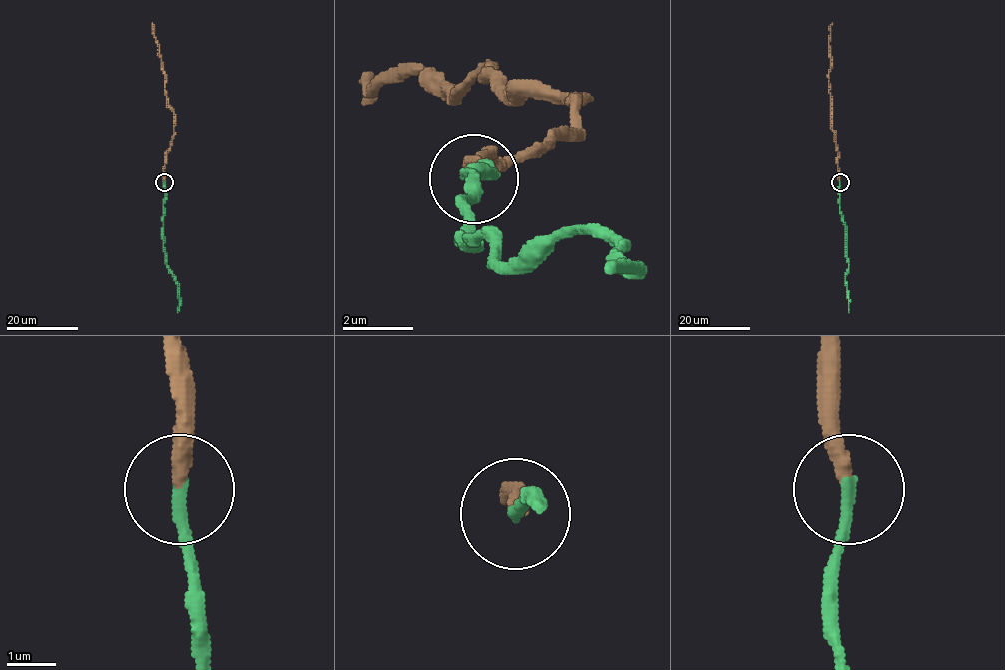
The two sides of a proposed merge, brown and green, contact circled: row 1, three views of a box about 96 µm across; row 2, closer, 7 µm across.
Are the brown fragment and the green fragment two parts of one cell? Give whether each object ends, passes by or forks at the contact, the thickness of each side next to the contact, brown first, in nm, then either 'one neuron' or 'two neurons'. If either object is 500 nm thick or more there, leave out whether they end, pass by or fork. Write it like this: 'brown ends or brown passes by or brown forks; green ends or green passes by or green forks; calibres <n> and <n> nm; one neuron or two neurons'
brown ends; green ends; calibres 320 and 280 nm; one neuron

